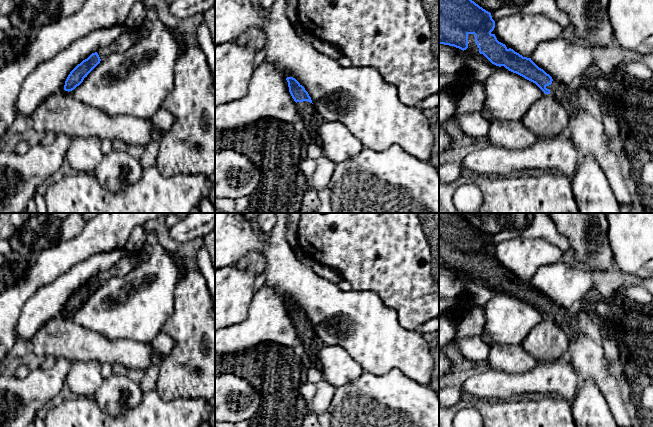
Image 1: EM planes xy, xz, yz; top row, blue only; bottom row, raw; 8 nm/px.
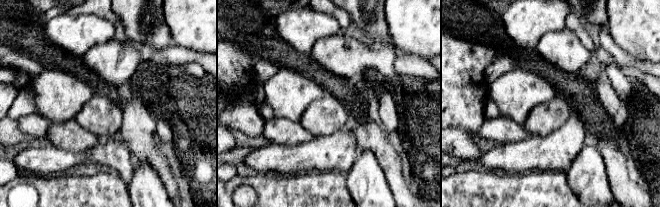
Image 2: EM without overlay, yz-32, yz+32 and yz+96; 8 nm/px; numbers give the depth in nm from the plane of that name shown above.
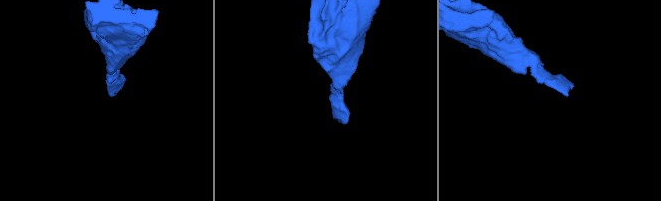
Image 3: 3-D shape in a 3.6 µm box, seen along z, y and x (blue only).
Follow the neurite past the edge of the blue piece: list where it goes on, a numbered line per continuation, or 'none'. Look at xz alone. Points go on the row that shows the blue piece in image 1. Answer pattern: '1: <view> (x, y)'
1: xz (306, 109)

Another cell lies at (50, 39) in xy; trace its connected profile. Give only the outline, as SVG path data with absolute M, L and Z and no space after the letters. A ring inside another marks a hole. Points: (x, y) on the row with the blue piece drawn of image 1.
M85 0L82 8L71 16L61 16L53 23L37 30L33 40L23 40L25 52L14 62L0 68L0 146L5 143L8 129L16 118L16 100L25 78L41 63L52 59L76 40L98 29L111 28L126 23L128 14L135 3L145 0Z

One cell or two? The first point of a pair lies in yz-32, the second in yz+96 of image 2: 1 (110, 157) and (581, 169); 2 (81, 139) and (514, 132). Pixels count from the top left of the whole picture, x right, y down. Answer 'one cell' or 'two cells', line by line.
1: two cells
2: one cell

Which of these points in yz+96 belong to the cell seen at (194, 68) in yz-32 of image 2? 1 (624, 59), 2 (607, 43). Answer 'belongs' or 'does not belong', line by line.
1: belongs
2: belongs

